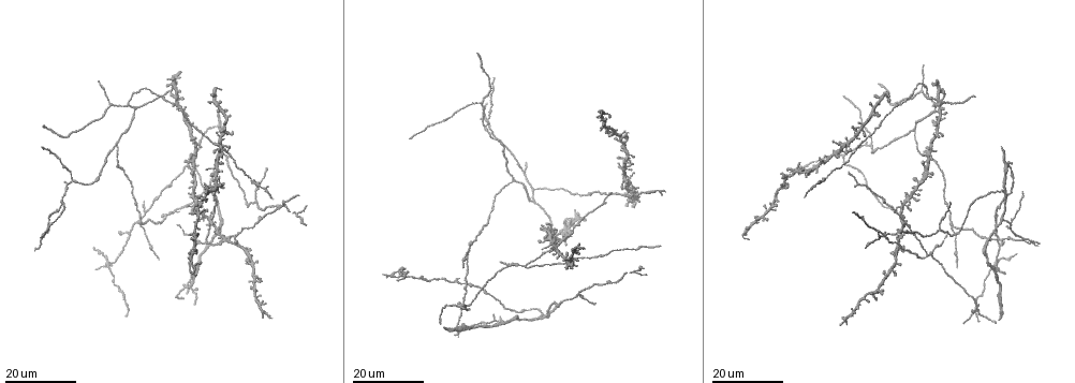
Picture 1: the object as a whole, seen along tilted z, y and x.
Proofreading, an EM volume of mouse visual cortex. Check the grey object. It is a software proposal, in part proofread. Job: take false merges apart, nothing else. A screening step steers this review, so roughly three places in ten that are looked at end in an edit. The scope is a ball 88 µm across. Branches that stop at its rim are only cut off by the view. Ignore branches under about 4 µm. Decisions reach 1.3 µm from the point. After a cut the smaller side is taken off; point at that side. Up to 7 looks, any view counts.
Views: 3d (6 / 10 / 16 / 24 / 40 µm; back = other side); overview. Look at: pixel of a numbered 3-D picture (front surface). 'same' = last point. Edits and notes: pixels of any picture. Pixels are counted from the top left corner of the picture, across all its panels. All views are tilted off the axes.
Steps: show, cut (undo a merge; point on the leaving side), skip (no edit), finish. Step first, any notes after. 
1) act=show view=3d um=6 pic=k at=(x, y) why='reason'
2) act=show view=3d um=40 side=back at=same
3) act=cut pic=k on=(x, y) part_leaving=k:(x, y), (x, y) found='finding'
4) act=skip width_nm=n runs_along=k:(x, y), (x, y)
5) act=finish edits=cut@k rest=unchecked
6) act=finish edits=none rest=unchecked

act=show view=3d um=24 pic=1 at=(927, 256) why='branch point'

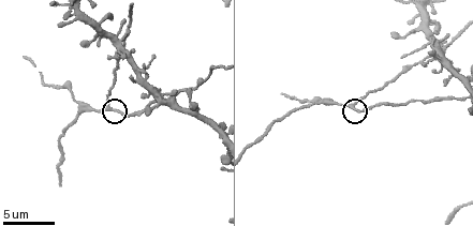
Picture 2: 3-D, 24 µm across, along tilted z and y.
act=show view=3d um=6 pic=2 at=(353, 106)

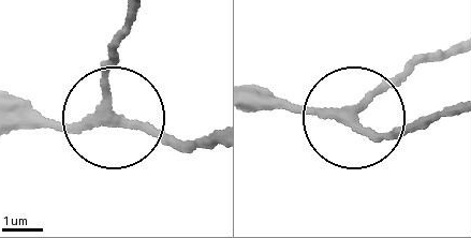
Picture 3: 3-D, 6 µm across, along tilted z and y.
act=skip side_arm_um=44 arms=3 found='all the same neuron'

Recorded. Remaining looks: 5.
act=show view=3d um=6 pic=2 at=(125, 23) why='arms part here'

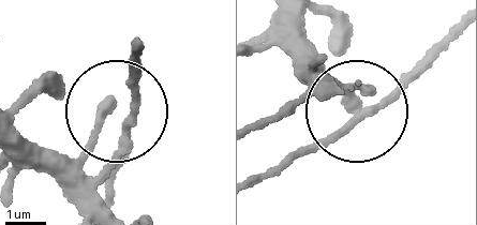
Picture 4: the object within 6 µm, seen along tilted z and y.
act=skip runs_along=4:(257, 179), (382, 105), (450, 46) found='continuous, no second neuron'

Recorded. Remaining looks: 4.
act=show view=3d um=24 pic=1 at=(137, 106) why='three-way junction'

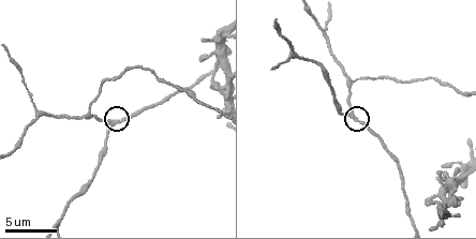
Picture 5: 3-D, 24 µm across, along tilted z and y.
act=show view=3d um=10 pic=5 at=(351, 111) why='closer look'

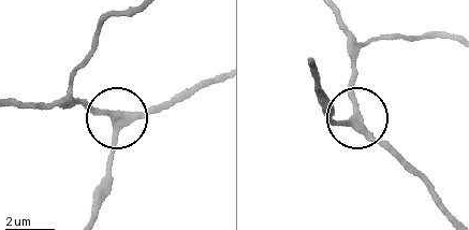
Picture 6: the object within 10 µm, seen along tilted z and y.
act=skip width_nm=280 runs_along=6:(94, 214), (118, 119), (177, 102) found='all the same neuron'

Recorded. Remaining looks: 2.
act=show view=3d um=10 pic=5 at=(291, 49) why='a fork'

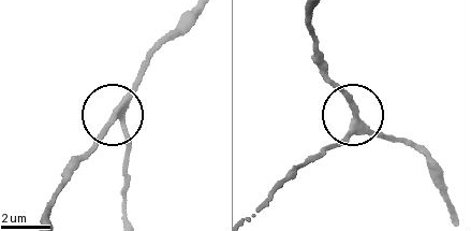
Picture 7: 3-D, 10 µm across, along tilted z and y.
act=skip width_nm=250 found='continuous, no second neuron'

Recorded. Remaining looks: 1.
act=finish edits=none rest=unchecked

